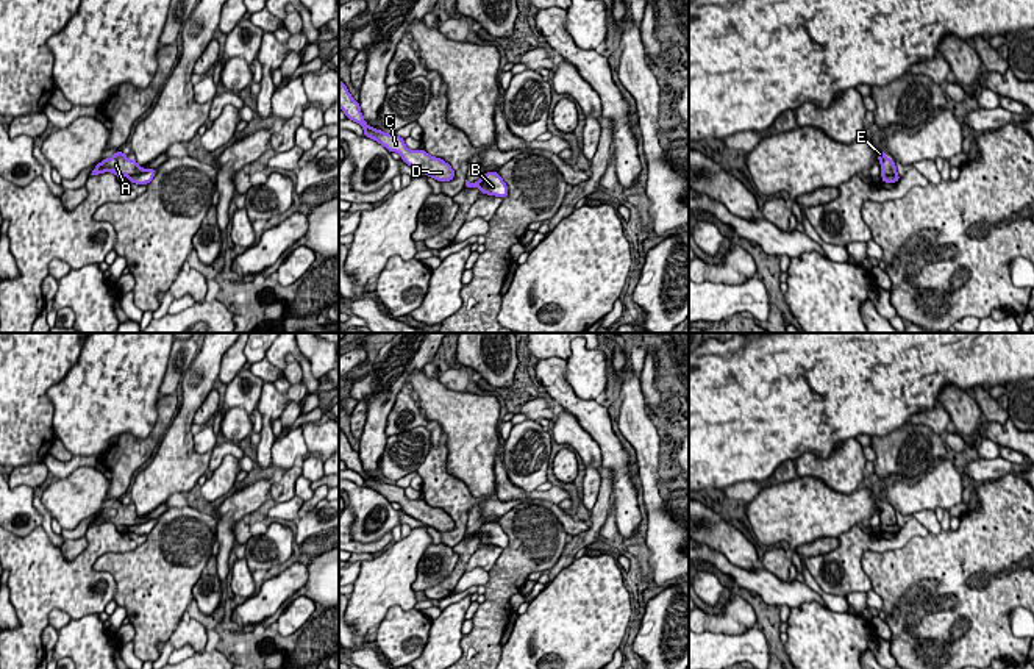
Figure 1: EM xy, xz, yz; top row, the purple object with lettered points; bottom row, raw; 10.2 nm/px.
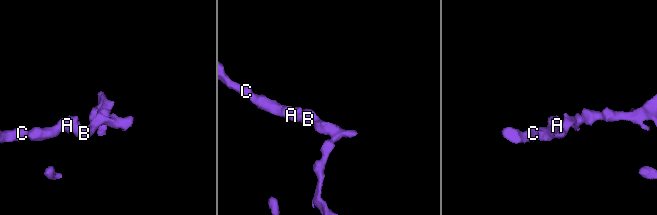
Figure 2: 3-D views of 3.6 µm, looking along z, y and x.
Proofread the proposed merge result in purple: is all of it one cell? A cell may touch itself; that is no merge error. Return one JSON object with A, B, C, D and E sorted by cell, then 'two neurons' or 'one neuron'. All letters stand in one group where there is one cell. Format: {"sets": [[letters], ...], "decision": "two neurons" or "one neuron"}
{"sets": [["A", "C", "D", "E"], ["B"]], "decision": "two neurons"}

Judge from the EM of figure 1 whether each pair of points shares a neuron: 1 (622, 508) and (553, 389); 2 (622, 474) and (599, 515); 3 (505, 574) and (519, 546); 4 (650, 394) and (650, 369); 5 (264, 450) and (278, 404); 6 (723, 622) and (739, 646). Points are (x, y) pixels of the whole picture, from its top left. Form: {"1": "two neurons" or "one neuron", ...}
{"1": "one neuron", "2": "two neurons", "3": "one neuron", "4": "one neuron", "5": "one neuron", "6": "two neurons"}

